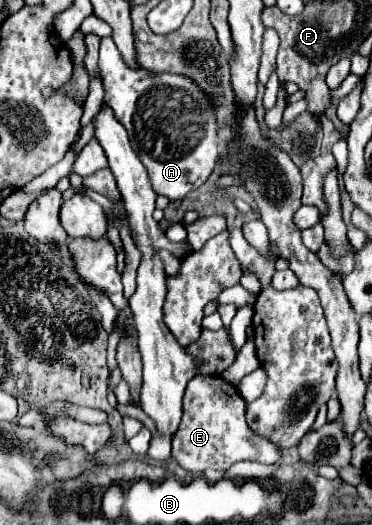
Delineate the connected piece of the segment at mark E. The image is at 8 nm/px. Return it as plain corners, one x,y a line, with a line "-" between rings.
196,375
186,387
184,415
172,437
172,457
178,465
192,473
204,473
208,469
226,471
232,463
244,459
274,465
282,455
278,445
250,429
244,409
244,399
236,387
228,385
218,375

